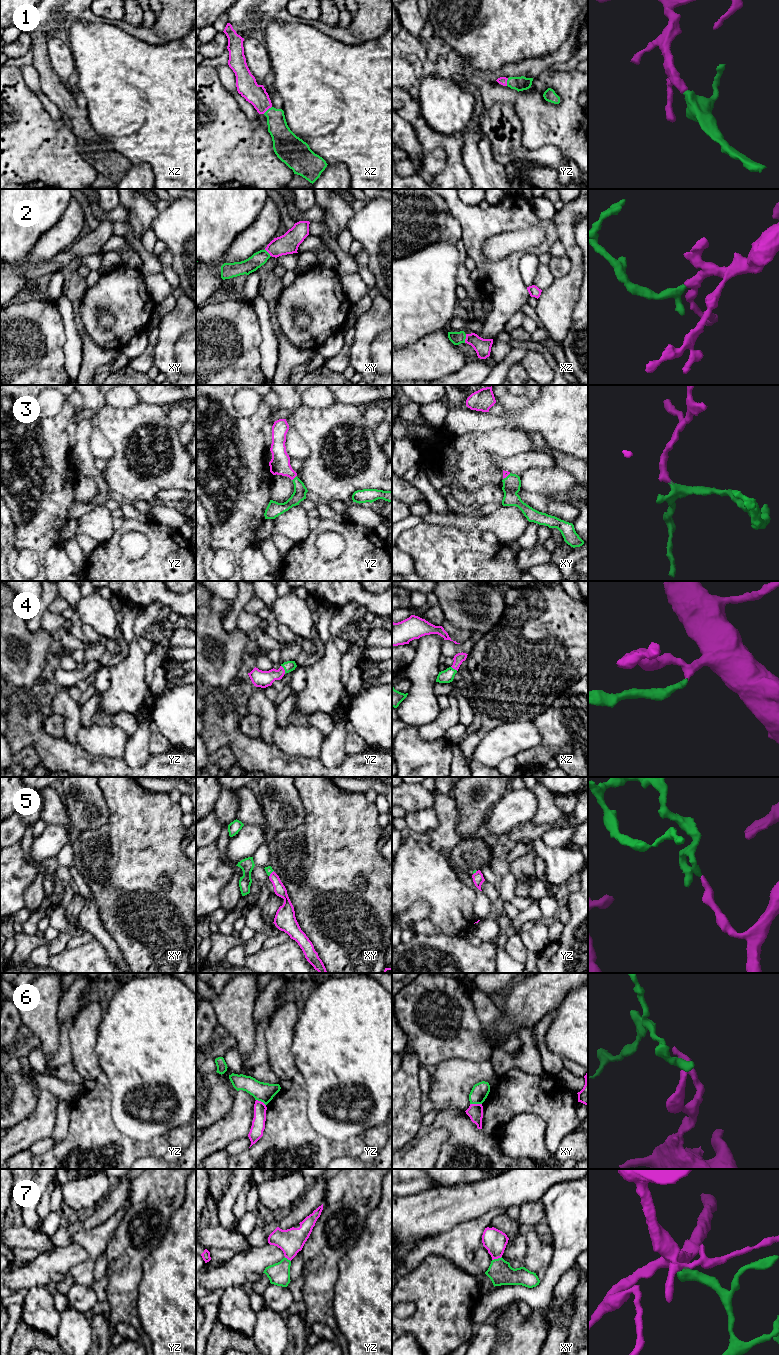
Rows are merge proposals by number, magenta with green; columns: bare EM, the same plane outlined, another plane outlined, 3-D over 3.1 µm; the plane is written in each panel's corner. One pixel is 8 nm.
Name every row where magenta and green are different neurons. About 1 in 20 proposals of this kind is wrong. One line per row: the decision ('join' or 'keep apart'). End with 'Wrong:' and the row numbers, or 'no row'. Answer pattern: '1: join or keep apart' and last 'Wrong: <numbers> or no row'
1: join
2: join
3: join
4: join
5: join
6: keep apart
7: join
Wrong: 6

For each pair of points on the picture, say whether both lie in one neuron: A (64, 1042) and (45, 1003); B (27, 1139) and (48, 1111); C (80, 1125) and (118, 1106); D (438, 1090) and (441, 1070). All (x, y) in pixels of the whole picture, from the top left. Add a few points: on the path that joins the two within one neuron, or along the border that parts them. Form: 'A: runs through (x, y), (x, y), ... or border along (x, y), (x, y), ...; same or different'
A: border along (57, 1023), (58, 1049), (53, 1054); different
B: runs through (30, 1132), (44, 1118); same
C: border along (108, 1087), (111, 1093), (111, 1119), (120, 1132); different
D: runs through (441, 1085), (441, 1075); same

